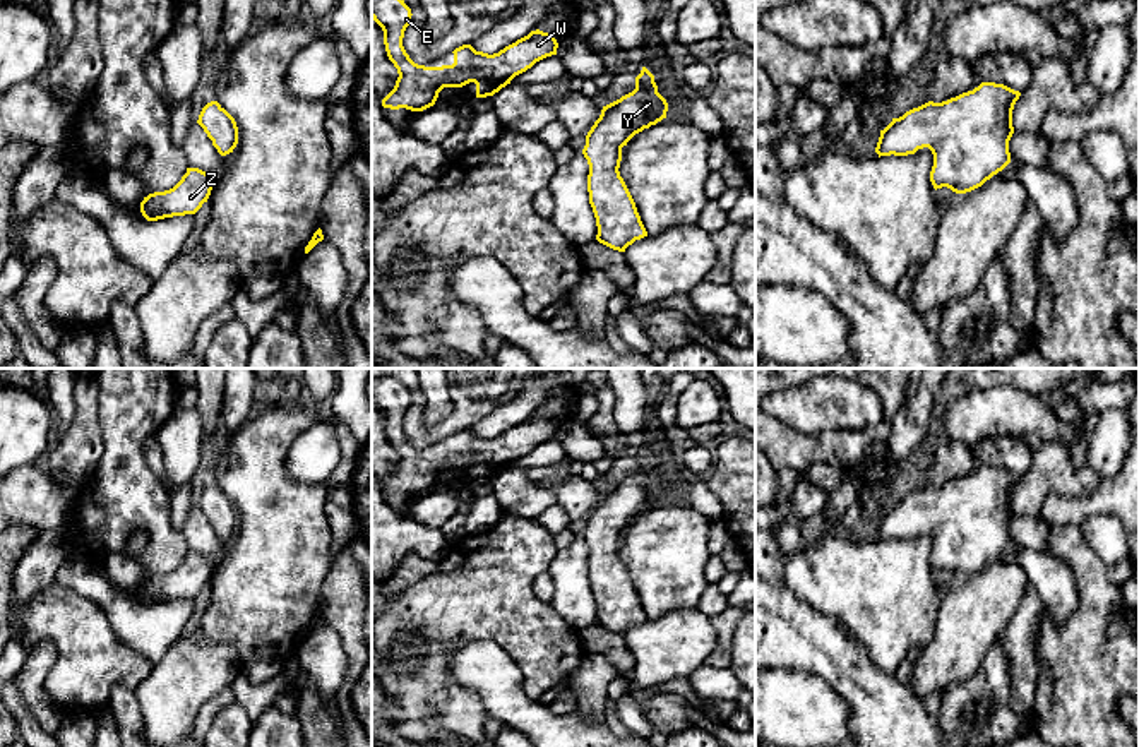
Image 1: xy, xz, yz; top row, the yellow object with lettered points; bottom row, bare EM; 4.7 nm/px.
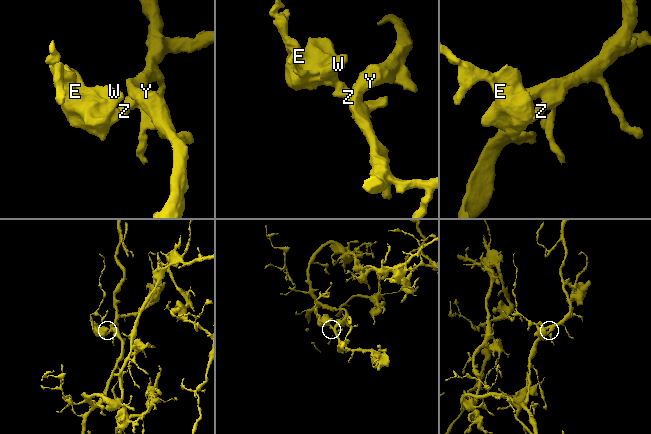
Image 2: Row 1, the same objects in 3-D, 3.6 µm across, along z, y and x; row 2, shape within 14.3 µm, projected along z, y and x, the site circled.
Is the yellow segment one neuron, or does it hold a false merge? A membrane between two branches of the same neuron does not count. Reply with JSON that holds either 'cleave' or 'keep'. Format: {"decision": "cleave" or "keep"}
{"decision": "keep"}

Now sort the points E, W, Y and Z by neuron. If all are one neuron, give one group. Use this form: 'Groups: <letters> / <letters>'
Groups: E W Y Z

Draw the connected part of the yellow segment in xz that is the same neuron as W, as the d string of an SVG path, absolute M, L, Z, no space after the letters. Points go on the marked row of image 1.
M372 0L372 19L384 31L387 57L399 74L394 89L382 99L384 108L423 111L435 105L444 87L469 82L476 84L476 98L493 96L536 62L557 55L558 48L552 34L536 29L498 53L488 55L462 45L452 51L452 65L425 67L414 63L403 46L411 15L404 0Z

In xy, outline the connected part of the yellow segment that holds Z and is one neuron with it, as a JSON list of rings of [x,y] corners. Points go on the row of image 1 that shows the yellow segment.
[[[187,168],[187,173],[173,188],[144,197],[140,212],[147,221],[195,214],[207,202],[212,185],[212,173]]]

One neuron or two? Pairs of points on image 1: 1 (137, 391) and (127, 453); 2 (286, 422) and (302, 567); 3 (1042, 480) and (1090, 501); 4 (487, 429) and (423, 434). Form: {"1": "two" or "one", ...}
{"1": "one", "2": "one", "3": "two", "4": "two"}

